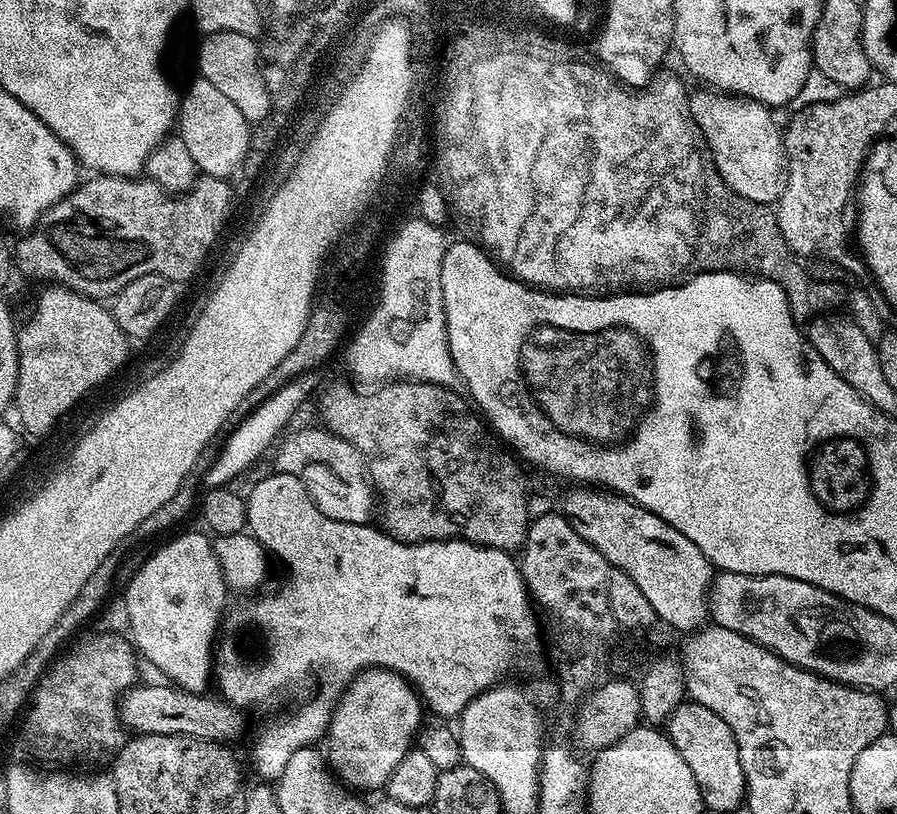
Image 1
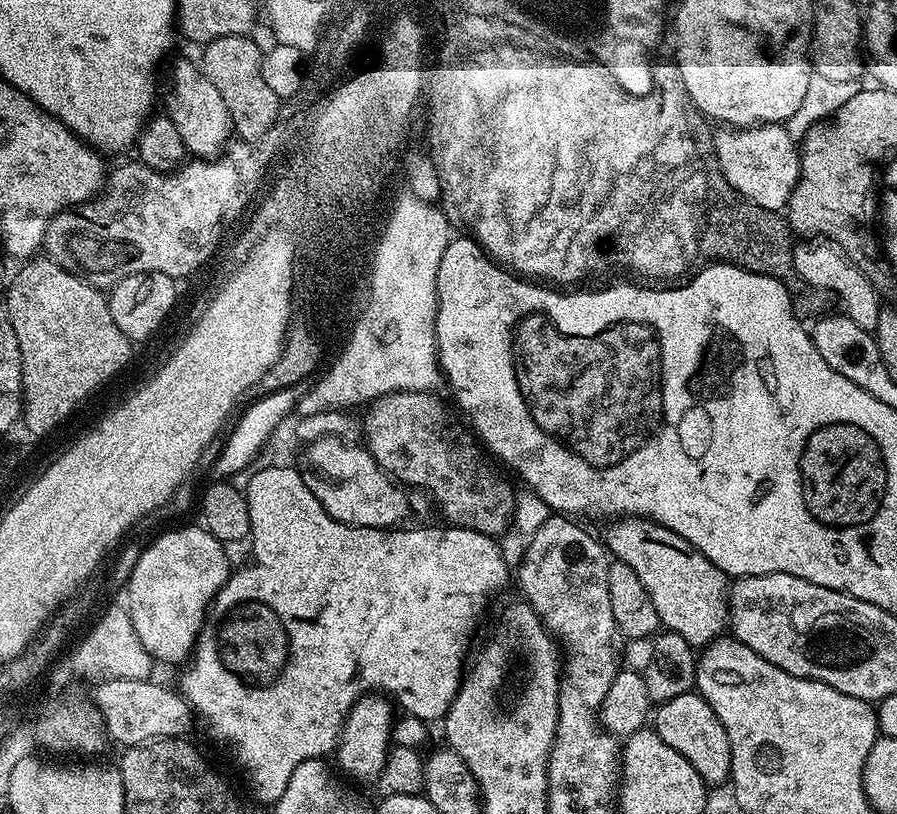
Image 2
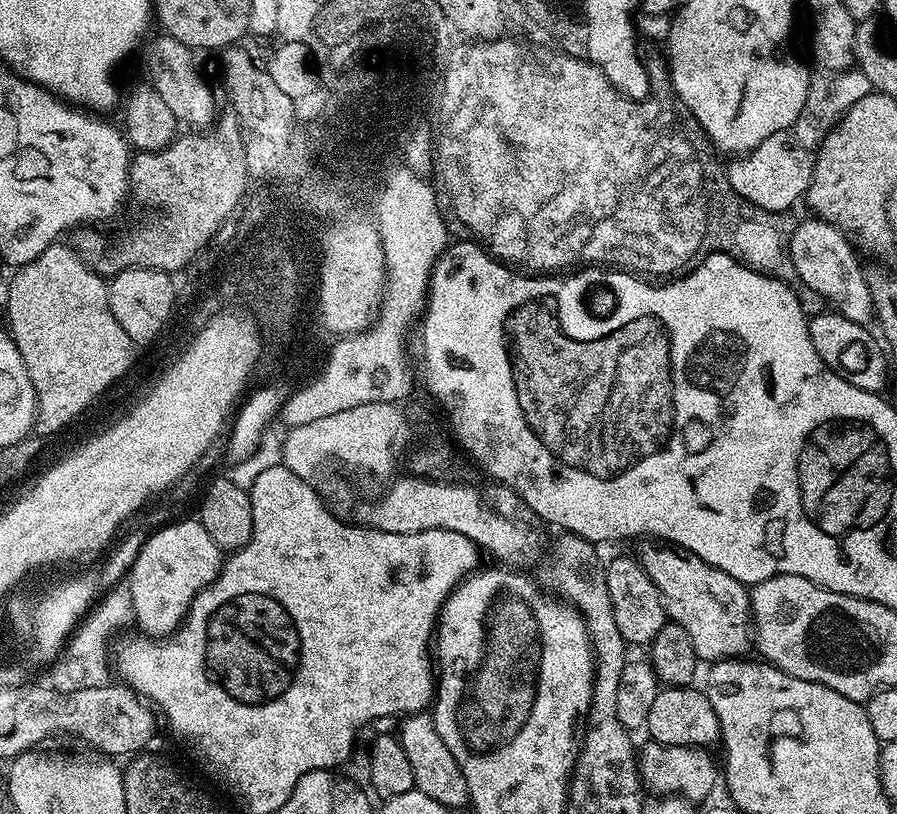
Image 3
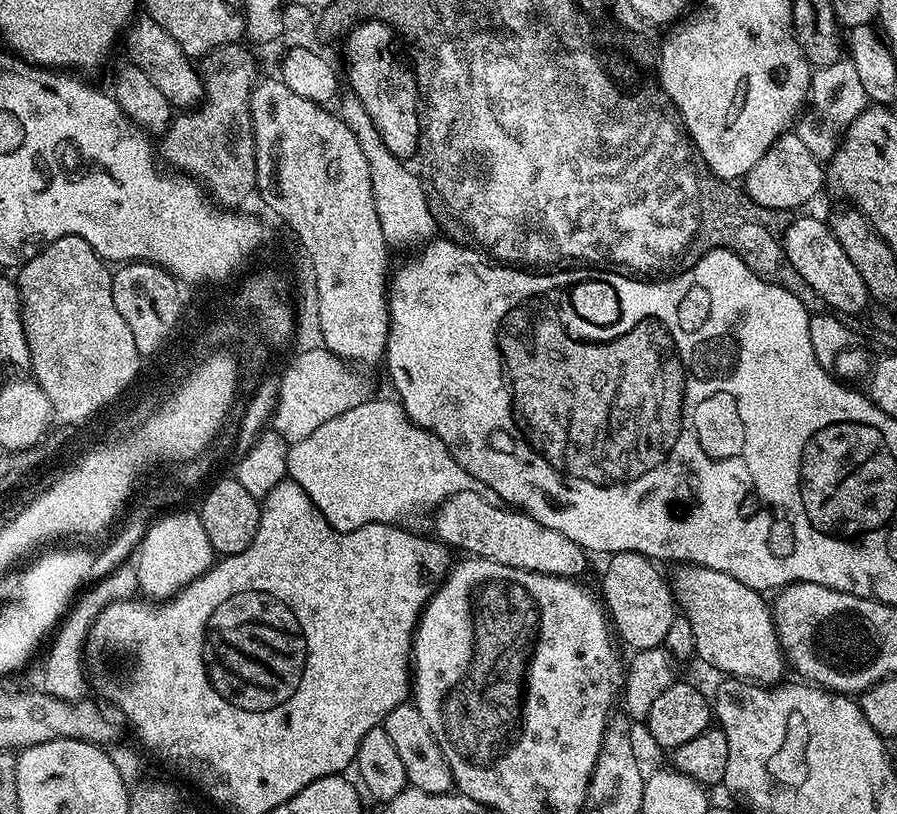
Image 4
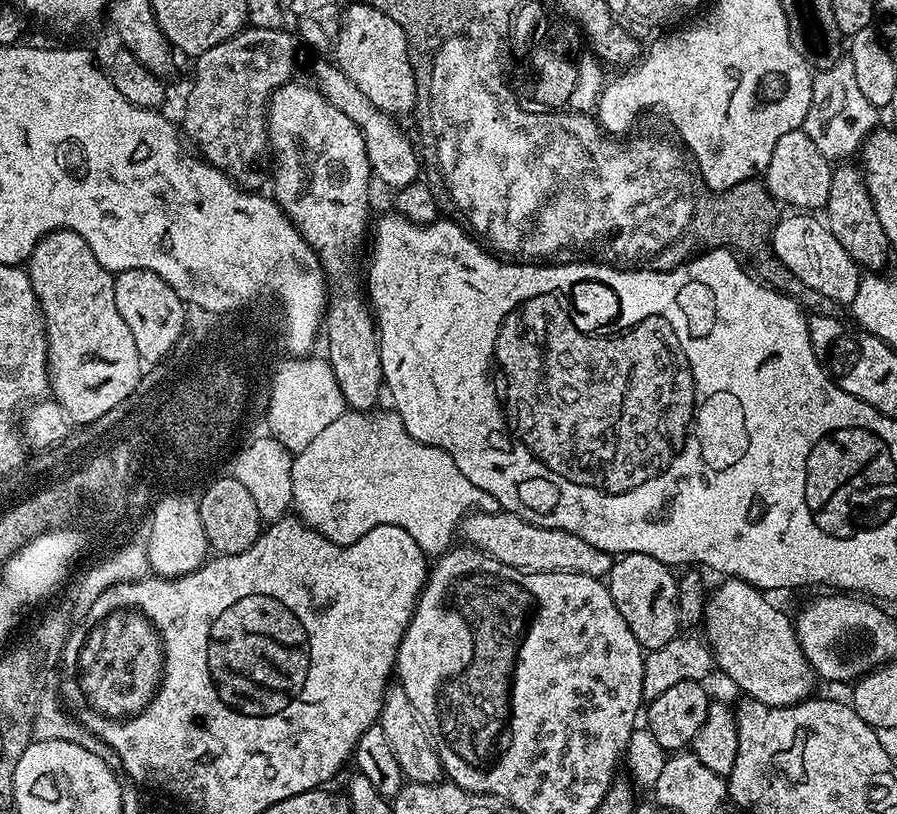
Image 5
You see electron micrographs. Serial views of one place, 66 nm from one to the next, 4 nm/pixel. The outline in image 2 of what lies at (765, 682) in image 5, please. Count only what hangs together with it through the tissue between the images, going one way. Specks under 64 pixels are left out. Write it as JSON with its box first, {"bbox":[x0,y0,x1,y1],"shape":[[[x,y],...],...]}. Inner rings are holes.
{"bbox":[602,516,729,650],"shape":[[[638,516],[616,518],[602,535],[602,543],[615,559],[621,560],[646,586],[661,625],[681,635],[695,650],[721,639],[729,627],[729,577],[710,562],[686,538],[674,534],[666,526]]]}

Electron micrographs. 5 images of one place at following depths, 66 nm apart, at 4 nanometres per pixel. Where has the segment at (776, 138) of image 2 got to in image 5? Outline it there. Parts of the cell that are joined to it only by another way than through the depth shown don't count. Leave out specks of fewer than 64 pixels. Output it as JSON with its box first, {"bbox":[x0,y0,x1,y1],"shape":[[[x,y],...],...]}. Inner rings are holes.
{"bbox":[762,130,833,210],"shape":[[[797,130],[778,138],[778,146],[774,146],[774,154],[770,154],[768,167],[762,173],[762,183],[777,202],[792,207],[789,209],[820,210],[830,194],[832,169],[833,165],[818,152],[807,134]]]}

